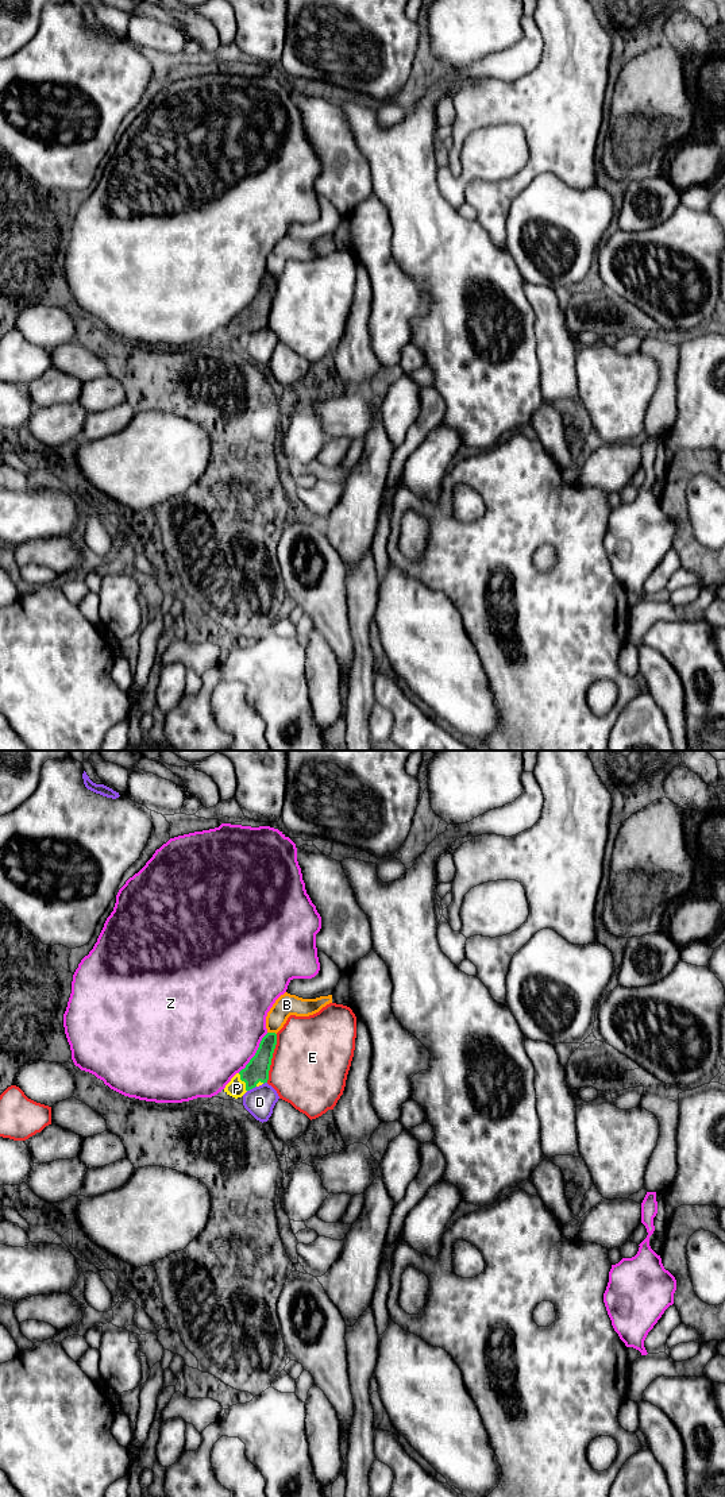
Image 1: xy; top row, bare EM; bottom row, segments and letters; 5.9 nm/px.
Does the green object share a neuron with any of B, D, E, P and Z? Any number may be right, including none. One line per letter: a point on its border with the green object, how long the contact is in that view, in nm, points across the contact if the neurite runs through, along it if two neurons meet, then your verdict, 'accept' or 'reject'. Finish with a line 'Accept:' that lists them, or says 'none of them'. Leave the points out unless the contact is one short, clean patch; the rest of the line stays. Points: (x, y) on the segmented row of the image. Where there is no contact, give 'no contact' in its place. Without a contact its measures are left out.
B: contact xy (272, 1033); length 60 nm; reject
D: contact xy (251, 1088); length 70 nm; border xy (255, 1085), (247, 1091); reject
E: contact xy (272, 1057); length 300 nm; reject
P: contact xy (245, 1081); length 120 nm; way xy (257, 1069), (245, 1081), (236, 1088); accept
Z: contact xy (255, 1053); length 300 nm; reject
Accept: P

